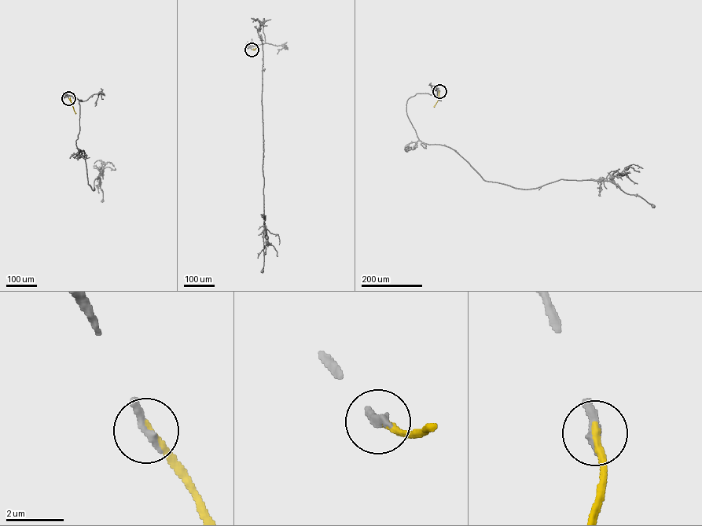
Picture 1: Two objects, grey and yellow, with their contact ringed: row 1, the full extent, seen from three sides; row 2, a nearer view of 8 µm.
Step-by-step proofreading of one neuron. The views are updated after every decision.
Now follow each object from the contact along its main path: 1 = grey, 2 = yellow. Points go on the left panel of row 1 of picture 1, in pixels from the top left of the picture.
1: (68, 98), (82, 101), (76, 145), (84, 151), (93, 190), (99, 178), (102, 200)
2: (68, 98), (75, 113)

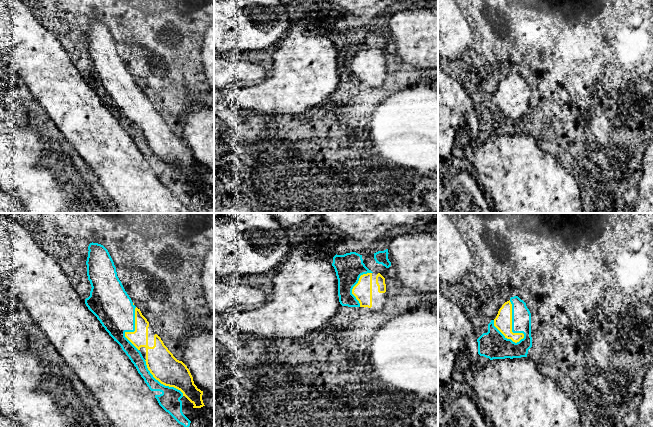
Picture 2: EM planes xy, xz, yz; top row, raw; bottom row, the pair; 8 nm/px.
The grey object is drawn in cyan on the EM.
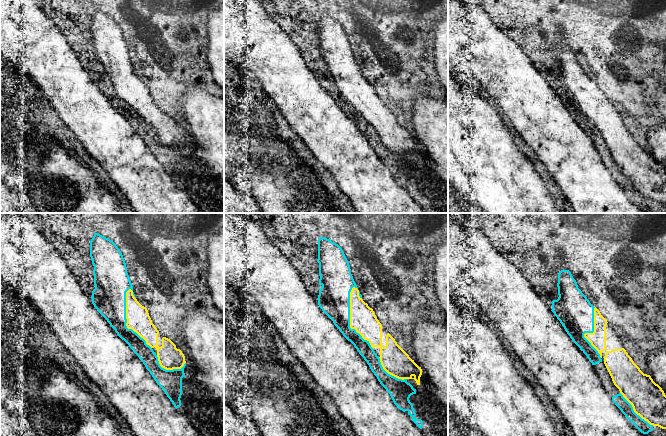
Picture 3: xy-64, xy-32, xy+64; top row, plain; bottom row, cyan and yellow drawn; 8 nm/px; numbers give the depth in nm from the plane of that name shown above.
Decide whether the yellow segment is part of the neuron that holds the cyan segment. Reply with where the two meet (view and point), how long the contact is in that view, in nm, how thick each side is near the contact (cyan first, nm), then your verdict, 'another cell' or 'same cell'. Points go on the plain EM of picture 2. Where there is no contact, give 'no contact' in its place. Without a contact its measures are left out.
meets cyan in yz at (512, 102); contact 360 nm long; 220 nm thick on the cyan side, 140 nm on the other; same cell

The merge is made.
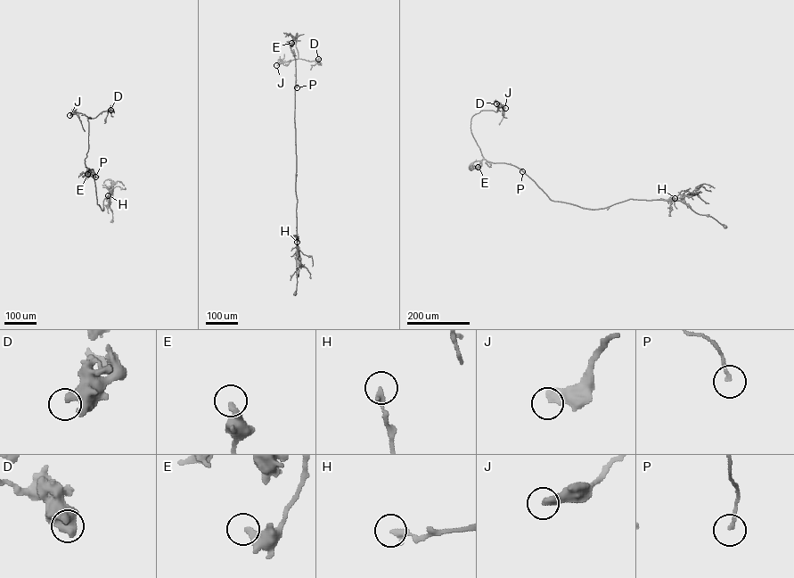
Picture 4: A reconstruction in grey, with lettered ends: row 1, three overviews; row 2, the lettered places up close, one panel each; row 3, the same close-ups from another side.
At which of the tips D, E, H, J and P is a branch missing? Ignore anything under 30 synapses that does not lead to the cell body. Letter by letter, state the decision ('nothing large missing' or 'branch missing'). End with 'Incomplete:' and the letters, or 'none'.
D: nothing large missing
E: nothing large missing
H: nothing large missing
J: nothing large missing
P: nothing large missing
Incomplete: none

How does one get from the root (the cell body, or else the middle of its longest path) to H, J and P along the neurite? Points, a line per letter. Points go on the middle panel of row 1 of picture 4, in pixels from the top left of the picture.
H: (295, 293), (297, 242)
J: (295, 293), (296, 71), (295, 58), (290, 46), (297, 33), (298, 58), (276, 65)
P: (295, 293), (297, 87)

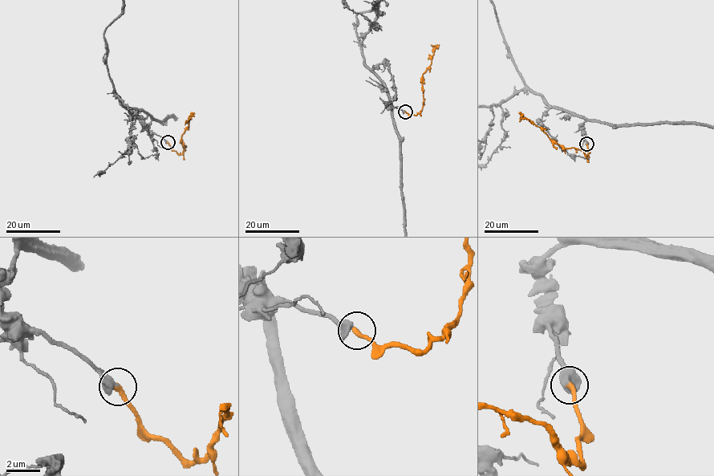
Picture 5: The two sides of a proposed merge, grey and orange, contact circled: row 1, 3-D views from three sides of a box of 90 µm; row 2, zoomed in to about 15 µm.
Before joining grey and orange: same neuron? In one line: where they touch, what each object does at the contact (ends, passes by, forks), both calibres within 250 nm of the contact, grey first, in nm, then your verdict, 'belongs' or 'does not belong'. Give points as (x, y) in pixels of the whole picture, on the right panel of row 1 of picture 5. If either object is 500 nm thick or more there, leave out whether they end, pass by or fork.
(586, 144) | 500/320 nm | belongs

